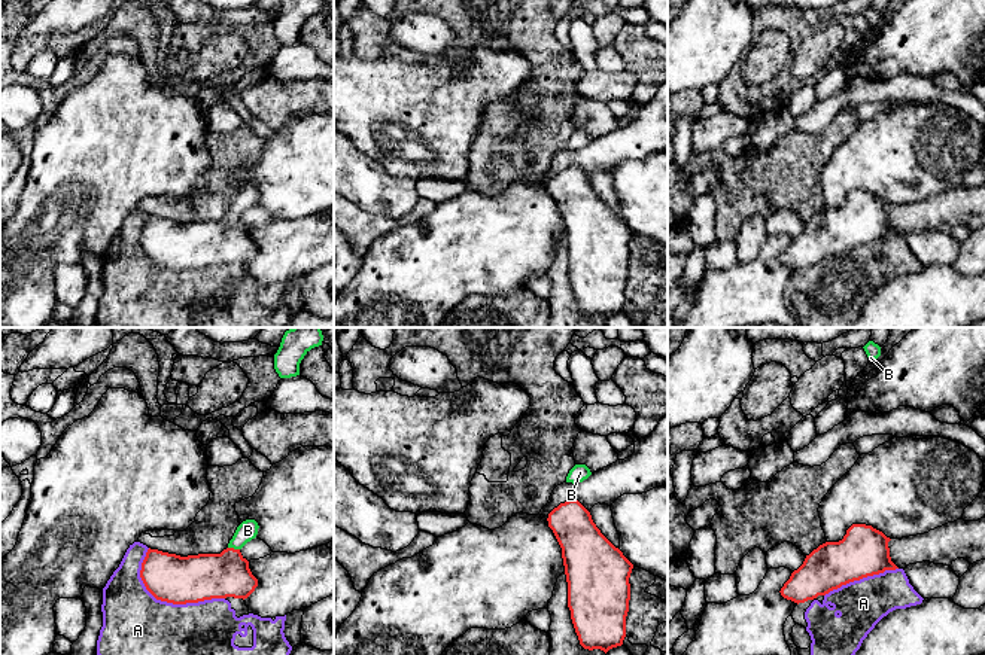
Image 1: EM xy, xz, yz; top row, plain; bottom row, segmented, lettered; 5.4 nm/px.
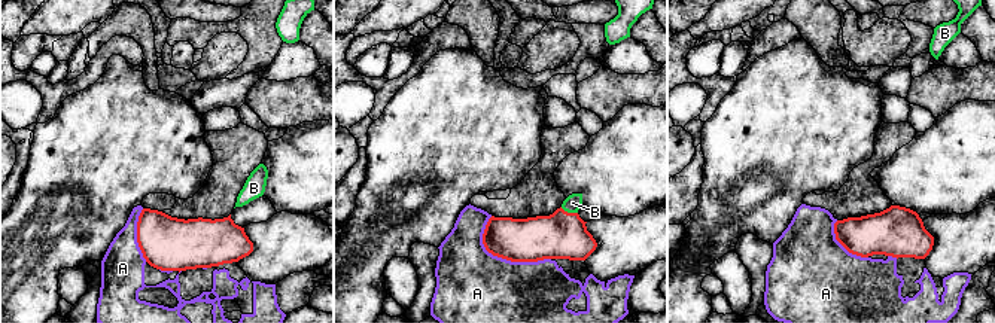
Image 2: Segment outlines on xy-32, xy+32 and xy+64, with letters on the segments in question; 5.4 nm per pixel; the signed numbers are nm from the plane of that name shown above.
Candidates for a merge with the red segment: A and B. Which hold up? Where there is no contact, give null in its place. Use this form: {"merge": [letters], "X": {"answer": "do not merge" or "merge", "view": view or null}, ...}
{"merge": ["B"], "A": {"answer": "do not merge", "view": "xy"}, "B": {"answer": "merge", "view": "xy"}}

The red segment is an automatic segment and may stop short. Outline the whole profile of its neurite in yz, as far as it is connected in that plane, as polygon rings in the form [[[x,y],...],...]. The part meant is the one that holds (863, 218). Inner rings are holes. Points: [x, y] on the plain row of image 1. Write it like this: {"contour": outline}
{"contour": [[[852,191],[842,207],[826,208],[806,222],[779,259],[799,271],[849,249],[896,237],[899,234],[891,228],[890,207],[872,192]]]}

